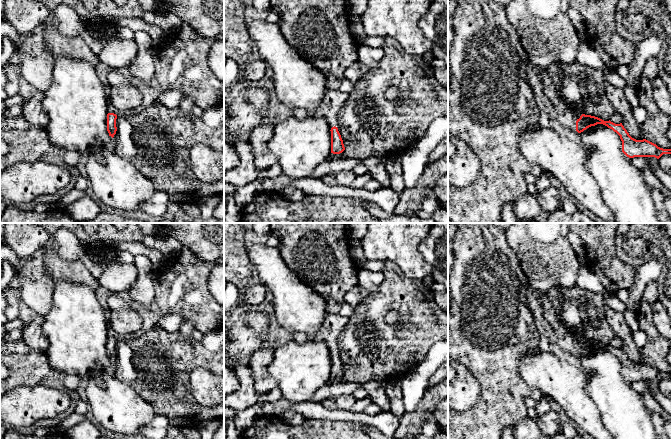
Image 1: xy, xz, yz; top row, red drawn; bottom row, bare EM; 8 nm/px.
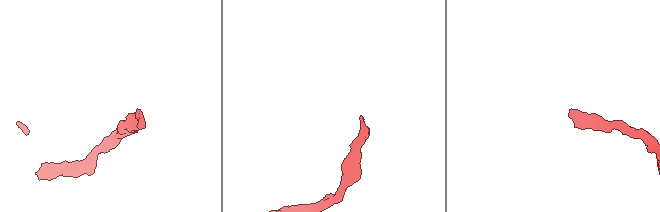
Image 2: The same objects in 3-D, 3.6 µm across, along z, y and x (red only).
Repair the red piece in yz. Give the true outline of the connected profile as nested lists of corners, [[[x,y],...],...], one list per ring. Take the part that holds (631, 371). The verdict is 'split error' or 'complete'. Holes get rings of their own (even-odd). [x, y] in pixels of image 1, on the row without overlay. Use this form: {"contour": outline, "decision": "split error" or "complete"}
{"contour": [[[529,288],[527,296],[529,308],[539,332],[539,349],[542,352],[552,353],[559,359],[576,366],[586,374],[586,377],[587,372],[582,366],[581,357],[591,350],[603,348],[620,360],[622,376],[629,382],[655,381],[659,383],[663,378],[672,378],[672,373],[660,372],[646,363],[636,364],[632,362],[622,347],[615,348],[610,344],[604,345],[595,340],[580,339],[572,333],[569,333],[566,340],[560,340],[556,336],[552,326],[544,318],[544,310],[536,297],[535,291]]], "decision": "split error"}

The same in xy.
{"contour": [[[108,335],[107,355],[108,355],[109,360],[110,360],[110,365],[106,370],[110,375],[115,375],[115,372],[116,372],[116,361],[117,361],[116,360],[116,355],[117,355],[116,343],[117,343],[117,339],[111,335]]], "decision": "split error"}

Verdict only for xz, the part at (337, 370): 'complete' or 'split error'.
split error

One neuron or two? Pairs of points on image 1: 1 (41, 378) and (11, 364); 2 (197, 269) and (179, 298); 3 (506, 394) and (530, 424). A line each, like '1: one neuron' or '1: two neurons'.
1: one neuron
2: one neuron
3: two neurons

